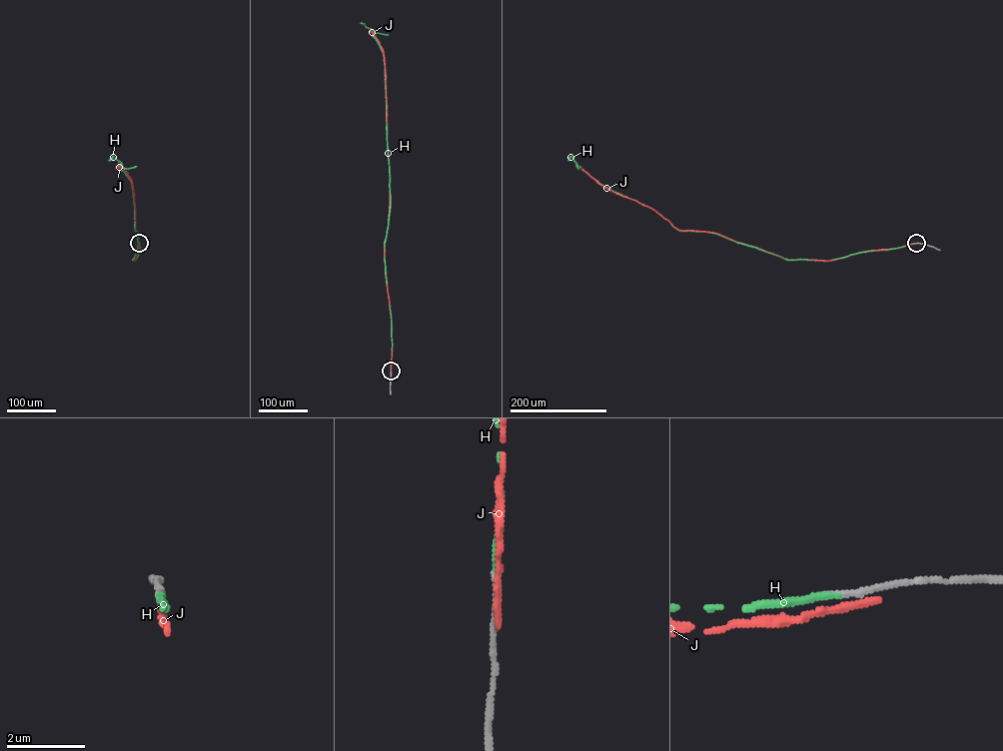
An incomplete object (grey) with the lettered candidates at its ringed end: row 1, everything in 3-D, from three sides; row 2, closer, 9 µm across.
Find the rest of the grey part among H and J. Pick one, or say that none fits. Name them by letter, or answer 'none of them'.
H

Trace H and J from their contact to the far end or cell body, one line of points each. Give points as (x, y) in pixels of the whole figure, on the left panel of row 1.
H: (139, 243), (140, 250), (134, 261), (139, 244), (132, 185), (121, 170), (121, 163), (113, 156), (109, 160)
J: (139, 243), (137, 257), (132, 260), (138, 244), (133, 186), (127, 173), (118, 165)

